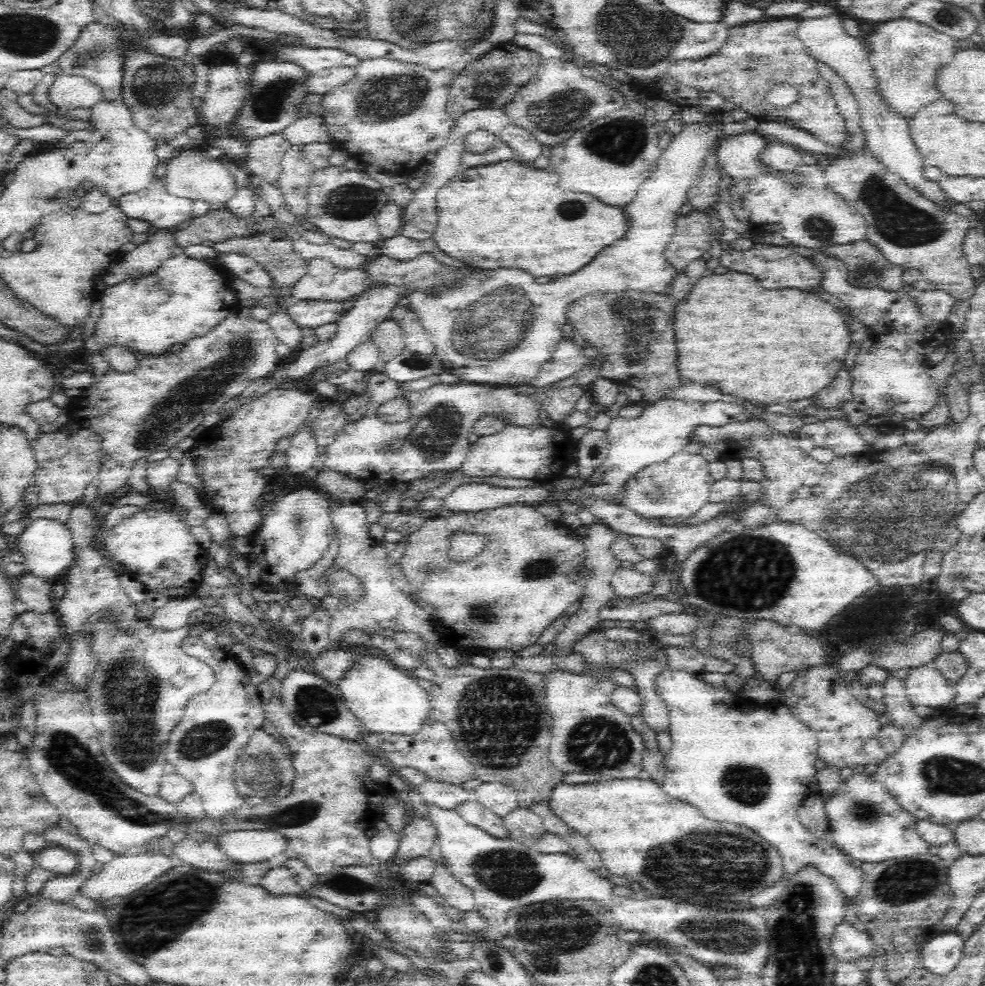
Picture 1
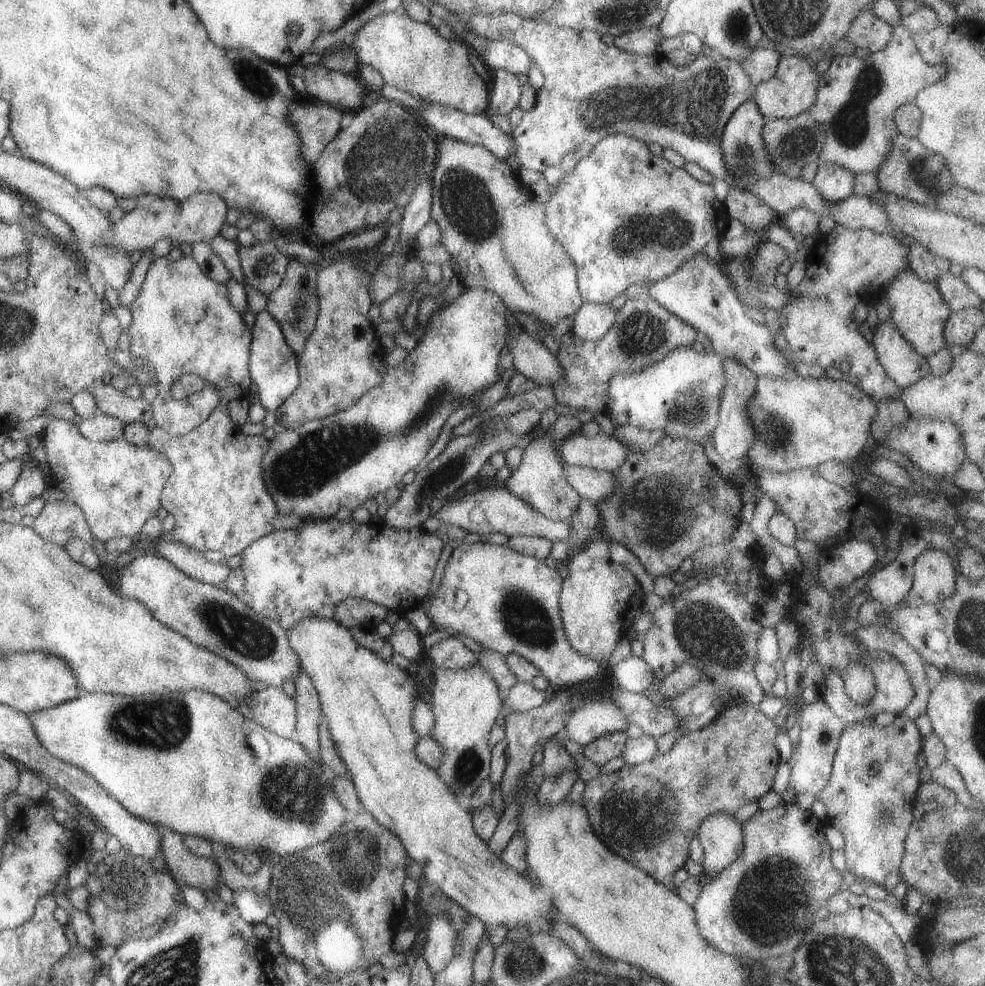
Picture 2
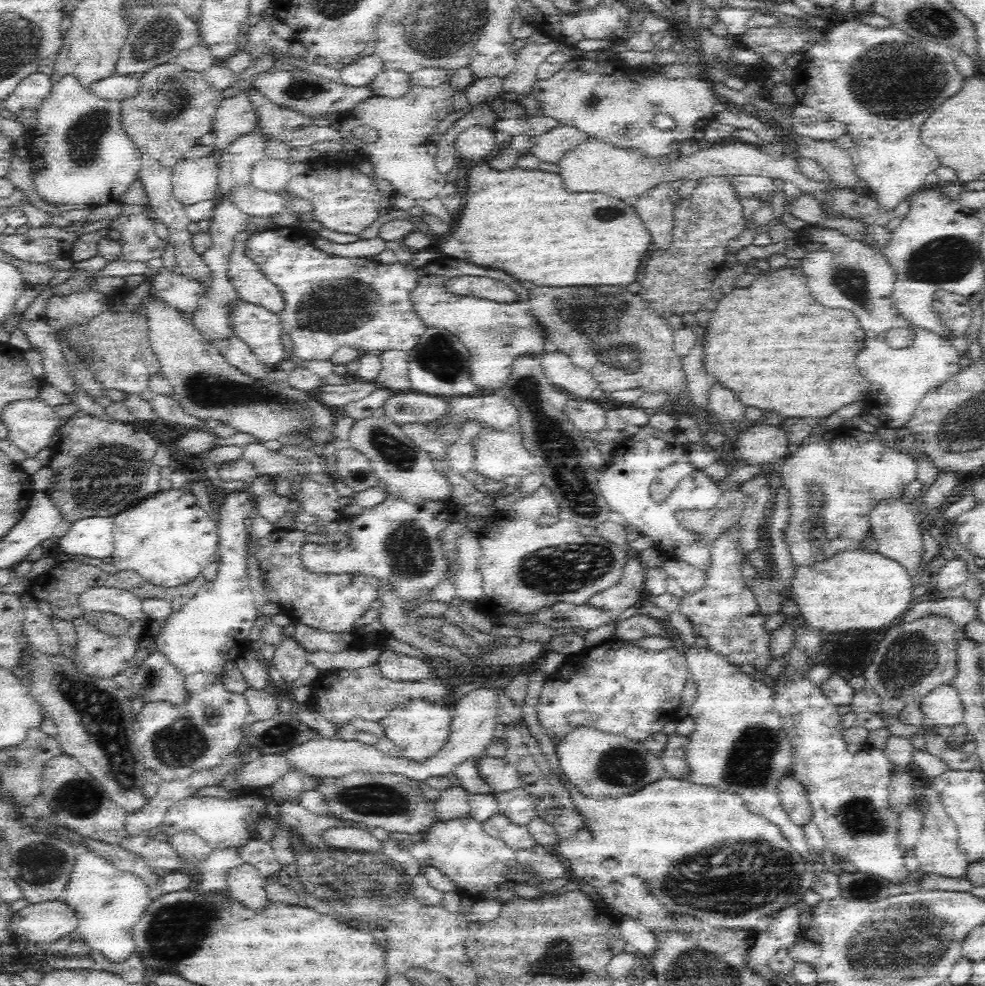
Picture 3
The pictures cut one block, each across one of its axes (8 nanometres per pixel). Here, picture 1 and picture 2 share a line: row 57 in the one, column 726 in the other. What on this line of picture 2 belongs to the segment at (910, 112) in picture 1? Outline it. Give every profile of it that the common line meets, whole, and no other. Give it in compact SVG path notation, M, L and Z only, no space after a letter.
M784 803L771 810L760 809L742 826L744 843L740 857L704 886L692 906L694 921L709 946L738 960L757 962L765 958L780 958L800 945L808 928L817 919L816 912L826 906L831 896L840 892L843 877L830 864L832 849L820 828L820 820L810 810Z

